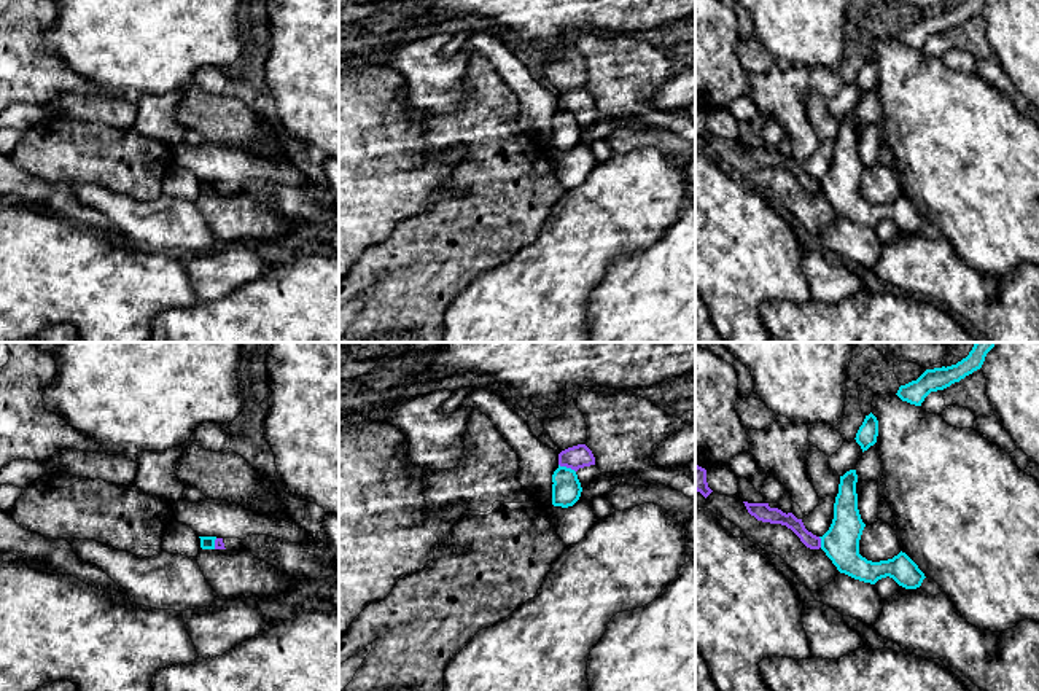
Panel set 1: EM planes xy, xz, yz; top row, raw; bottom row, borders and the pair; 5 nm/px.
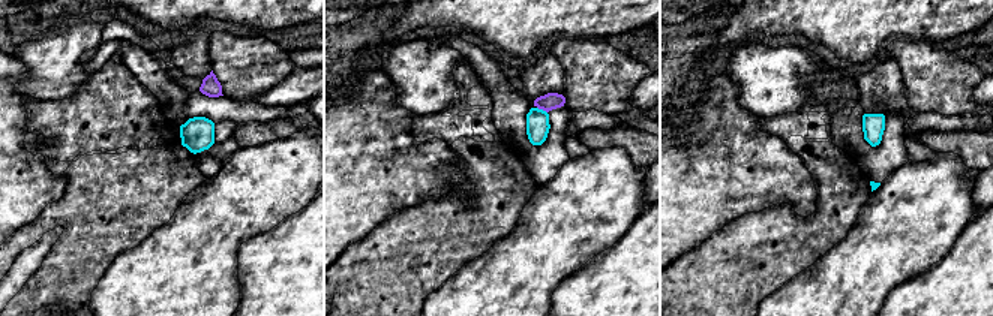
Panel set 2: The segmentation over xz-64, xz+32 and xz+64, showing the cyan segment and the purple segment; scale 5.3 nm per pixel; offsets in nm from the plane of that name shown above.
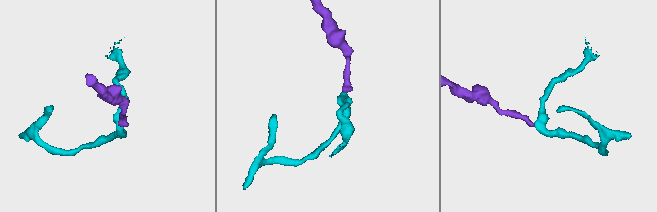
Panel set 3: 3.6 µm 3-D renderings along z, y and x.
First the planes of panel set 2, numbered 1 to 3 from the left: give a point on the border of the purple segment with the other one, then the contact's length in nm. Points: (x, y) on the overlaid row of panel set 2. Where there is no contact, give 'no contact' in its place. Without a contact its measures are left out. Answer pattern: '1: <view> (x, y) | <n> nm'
1: no contact
2: xz+32 (542, 110) | 70 nm
3: no contact

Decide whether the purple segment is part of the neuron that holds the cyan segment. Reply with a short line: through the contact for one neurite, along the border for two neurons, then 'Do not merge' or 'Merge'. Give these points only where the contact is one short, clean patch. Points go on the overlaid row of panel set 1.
Line: xz (559, 464), (575, 472). Do not merge

